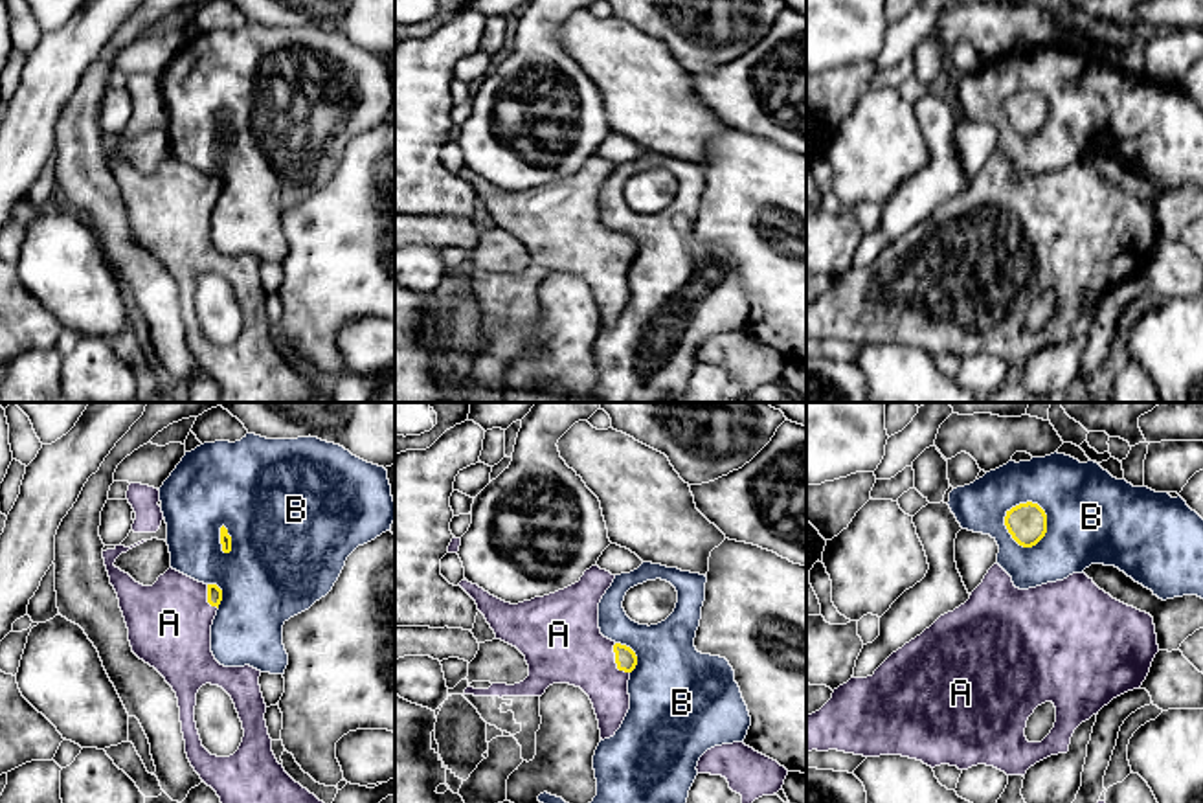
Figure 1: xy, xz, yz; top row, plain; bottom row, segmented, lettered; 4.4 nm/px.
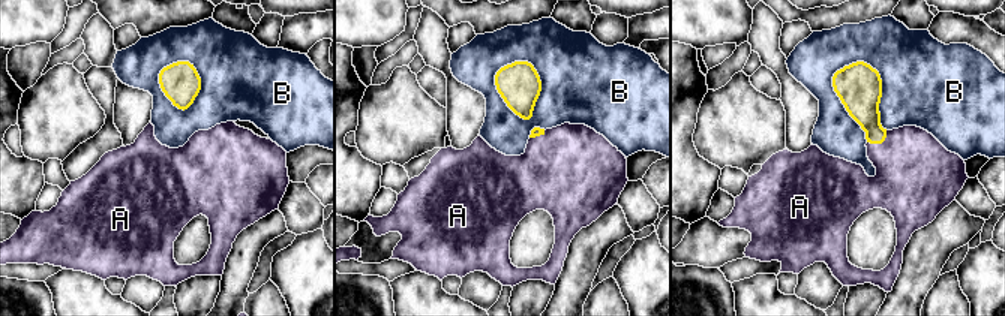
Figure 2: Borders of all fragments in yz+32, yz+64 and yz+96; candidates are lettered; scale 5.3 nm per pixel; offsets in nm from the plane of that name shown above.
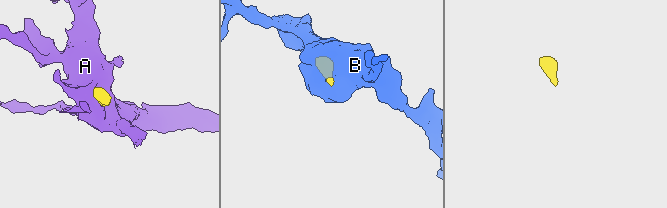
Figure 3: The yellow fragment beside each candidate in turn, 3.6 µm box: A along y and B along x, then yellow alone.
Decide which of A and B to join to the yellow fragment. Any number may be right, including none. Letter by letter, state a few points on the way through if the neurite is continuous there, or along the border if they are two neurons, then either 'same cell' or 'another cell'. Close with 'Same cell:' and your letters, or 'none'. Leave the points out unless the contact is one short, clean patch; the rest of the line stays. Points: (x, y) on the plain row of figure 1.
A: across xz (625, 247), (616, 250), (590, 250), (562, 232) | same cell
B: another cell
Same cell: A

